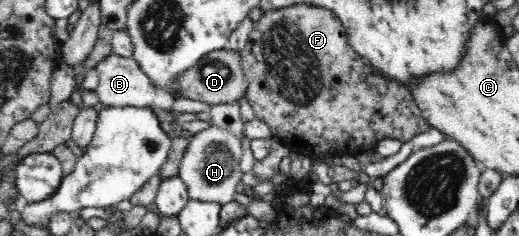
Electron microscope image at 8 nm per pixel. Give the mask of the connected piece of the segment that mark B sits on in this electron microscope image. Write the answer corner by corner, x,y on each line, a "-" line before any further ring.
111,54
98,63
96,68
99,84
95,91
102,105
111,108
153,107
155,87
133,57

